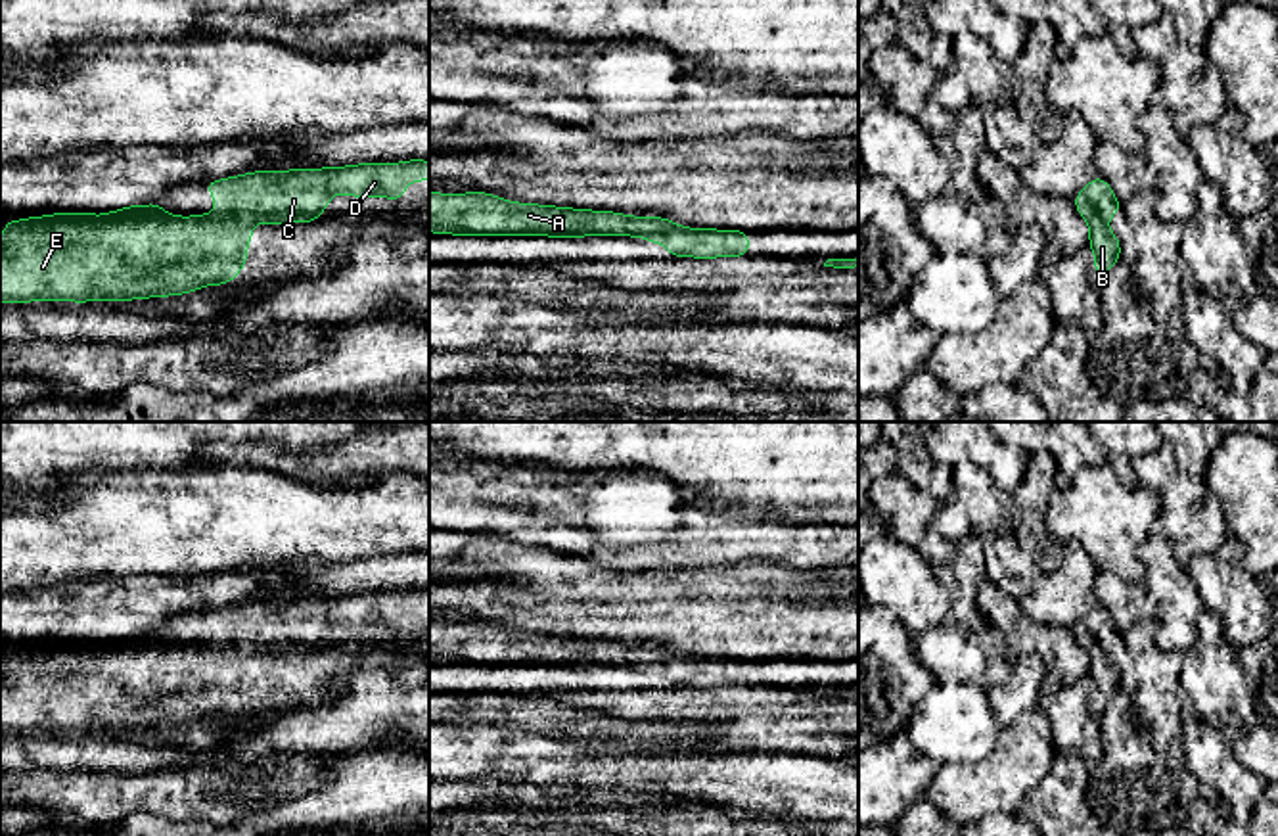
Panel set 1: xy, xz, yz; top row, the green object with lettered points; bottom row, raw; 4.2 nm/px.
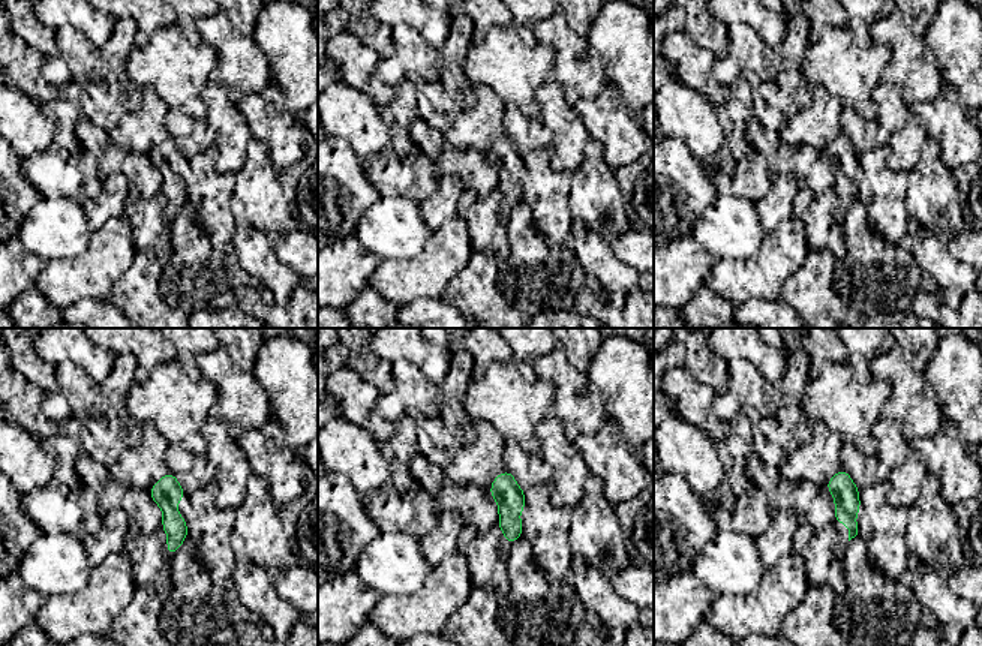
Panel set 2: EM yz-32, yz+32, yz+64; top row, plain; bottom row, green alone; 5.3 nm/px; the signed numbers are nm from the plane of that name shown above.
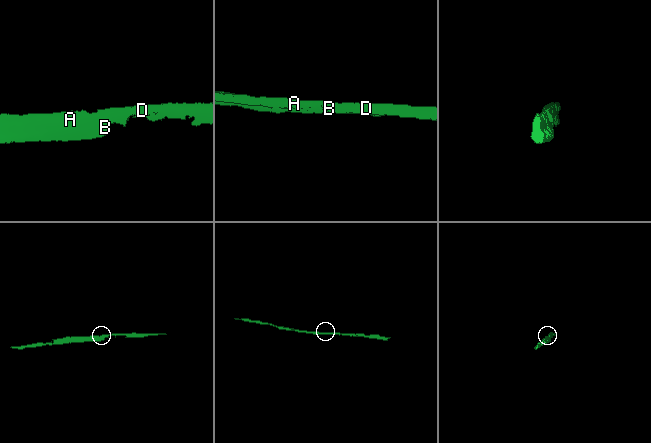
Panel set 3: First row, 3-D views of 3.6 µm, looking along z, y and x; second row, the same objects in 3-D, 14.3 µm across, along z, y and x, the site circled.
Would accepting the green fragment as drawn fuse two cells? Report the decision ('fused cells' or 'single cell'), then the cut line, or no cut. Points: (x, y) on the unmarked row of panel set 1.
single cell; no cut

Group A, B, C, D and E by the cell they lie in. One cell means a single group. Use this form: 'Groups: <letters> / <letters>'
Groups: A B C D E

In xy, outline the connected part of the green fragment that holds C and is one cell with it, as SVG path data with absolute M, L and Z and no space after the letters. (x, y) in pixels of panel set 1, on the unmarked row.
M429 591L360 592L349 596L255 600L205 612L217 637L211 644L161 642L163 631L128 635L107 644L52 642L4 652L0 667L0 732L105 731L192 723L238 708L257 652L314 652L335 623L404 629L408 612L429 610Z

